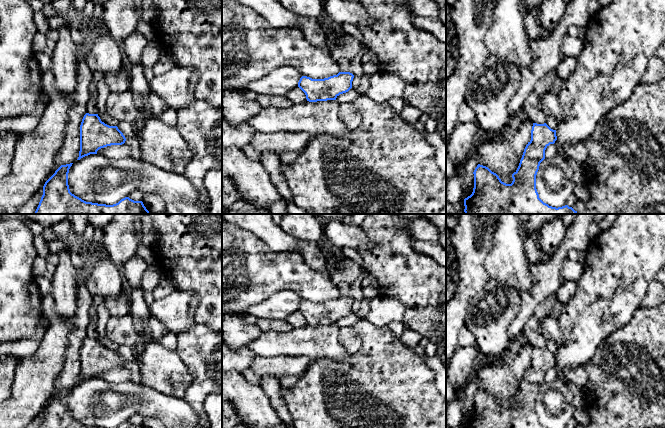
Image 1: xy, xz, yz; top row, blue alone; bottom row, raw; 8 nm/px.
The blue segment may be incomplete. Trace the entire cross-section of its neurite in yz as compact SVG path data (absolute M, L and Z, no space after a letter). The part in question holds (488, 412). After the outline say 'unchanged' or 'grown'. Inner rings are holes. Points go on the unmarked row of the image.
M533 347L531 364L526 369L517 394L512 398L513 405L506 408L488 391L478 388L474 398L474 412L470 420L464 423L464 428L546 428L540 422L536 413L536 399L540 387L545 383L545 374L557 364L556 354L546 347Z | unchanged

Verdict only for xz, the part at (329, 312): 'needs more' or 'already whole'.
already whole

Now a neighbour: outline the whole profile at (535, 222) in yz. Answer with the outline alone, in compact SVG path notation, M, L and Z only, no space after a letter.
M530 214L528 222L523 225L523 238L528 238L532 234L535 234L542 228L542 226L548 221L562 217L564 214Z

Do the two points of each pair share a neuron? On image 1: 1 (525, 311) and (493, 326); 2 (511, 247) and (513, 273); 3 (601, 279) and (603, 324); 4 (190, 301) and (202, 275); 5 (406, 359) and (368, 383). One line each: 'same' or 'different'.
1: different
2: same
3: same
4: different
5: same

